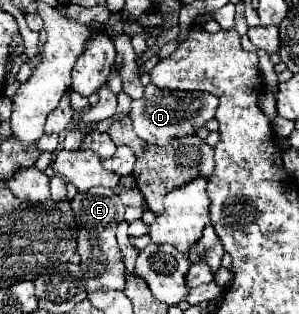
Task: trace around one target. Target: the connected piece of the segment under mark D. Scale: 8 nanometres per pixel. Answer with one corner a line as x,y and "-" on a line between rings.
152,84
146,86
144,96
140,100
132,100
130,120
134,124
136,134
154,146
166,146
174,138
196,134
200,126
204,126
210,118
214,118
218,108
218,98
210,92
178,92
178,90
160,90

